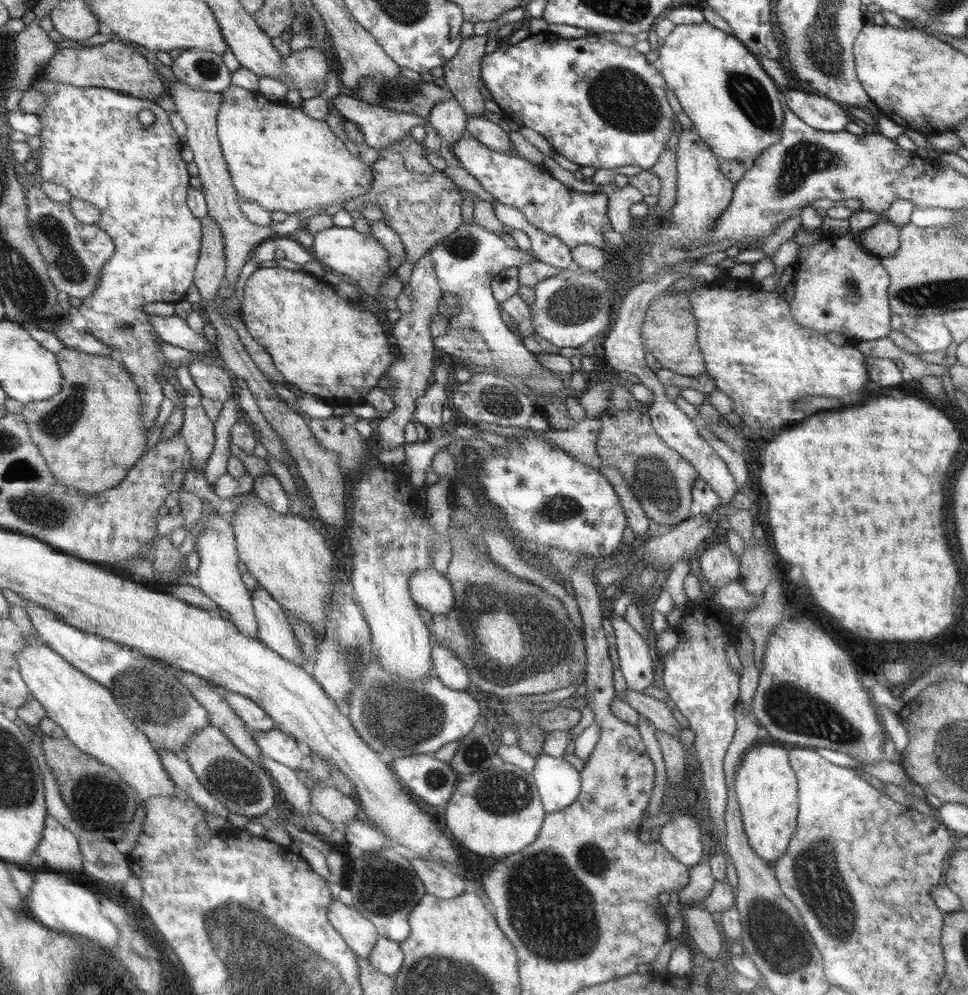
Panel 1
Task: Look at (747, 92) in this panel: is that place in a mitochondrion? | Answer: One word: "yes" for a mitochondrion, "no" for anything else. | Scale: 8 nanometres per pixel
yes

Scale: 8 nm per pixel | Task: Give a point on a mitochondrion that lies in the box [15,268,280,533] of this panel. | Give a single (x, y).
(57, 423)

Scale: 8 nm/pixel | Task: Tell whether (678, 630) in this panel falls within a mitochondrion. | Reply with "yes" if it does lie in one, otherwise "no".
no

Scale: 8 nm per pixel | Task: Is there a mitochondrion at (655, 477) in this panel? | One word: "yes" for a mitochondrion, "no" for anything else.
yes

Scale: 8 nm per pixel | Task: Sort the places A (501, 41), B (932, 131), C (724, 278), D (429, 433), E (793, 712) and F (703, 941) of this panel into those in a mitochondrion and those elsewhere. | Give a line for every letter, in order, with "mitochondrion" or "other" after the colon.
A: other
B: other
C: other
D: other
E: mitochondrion
F: other

